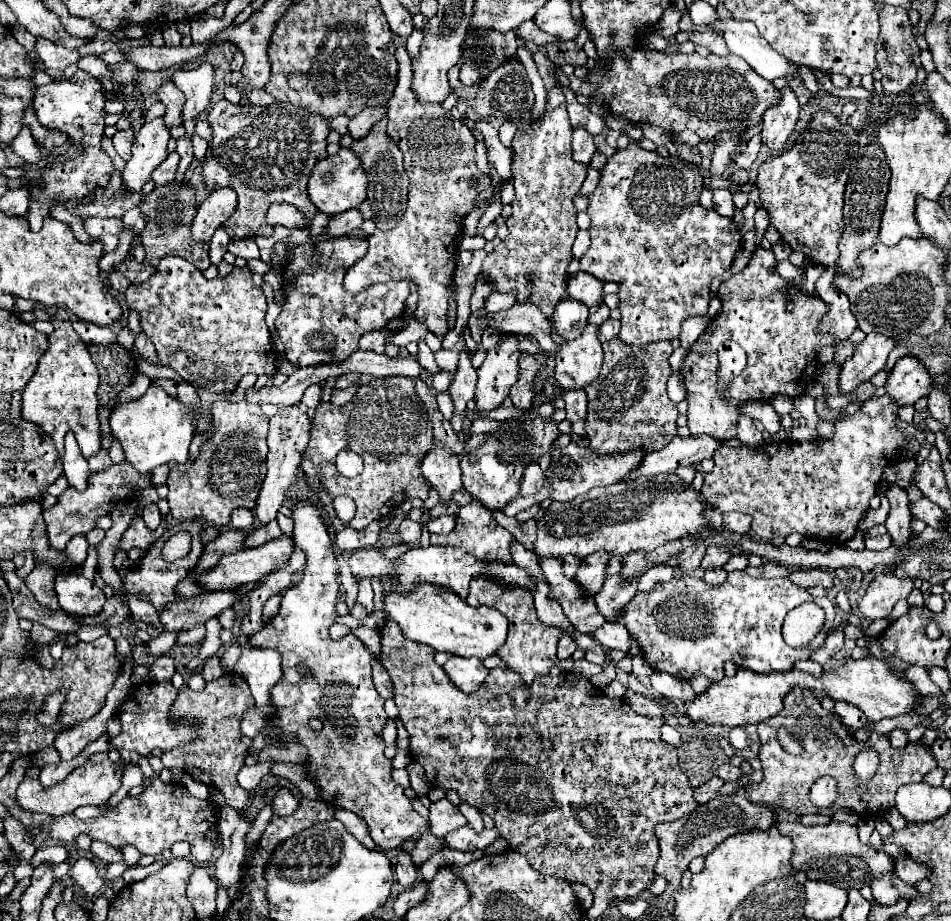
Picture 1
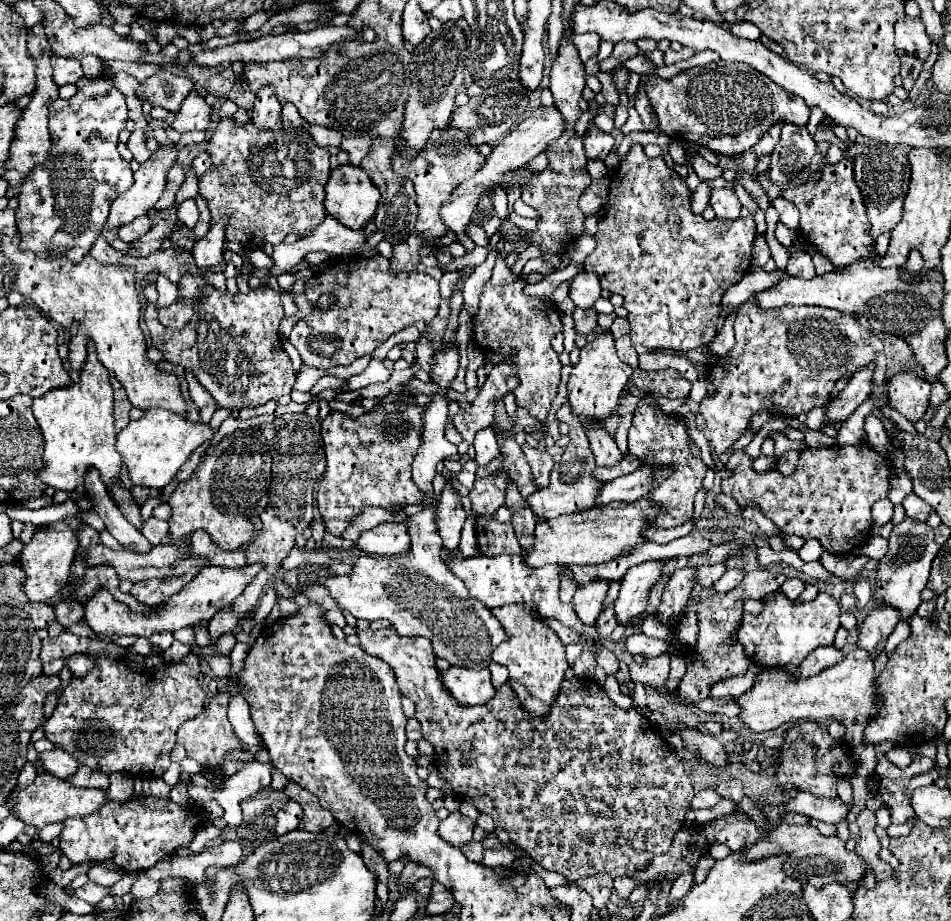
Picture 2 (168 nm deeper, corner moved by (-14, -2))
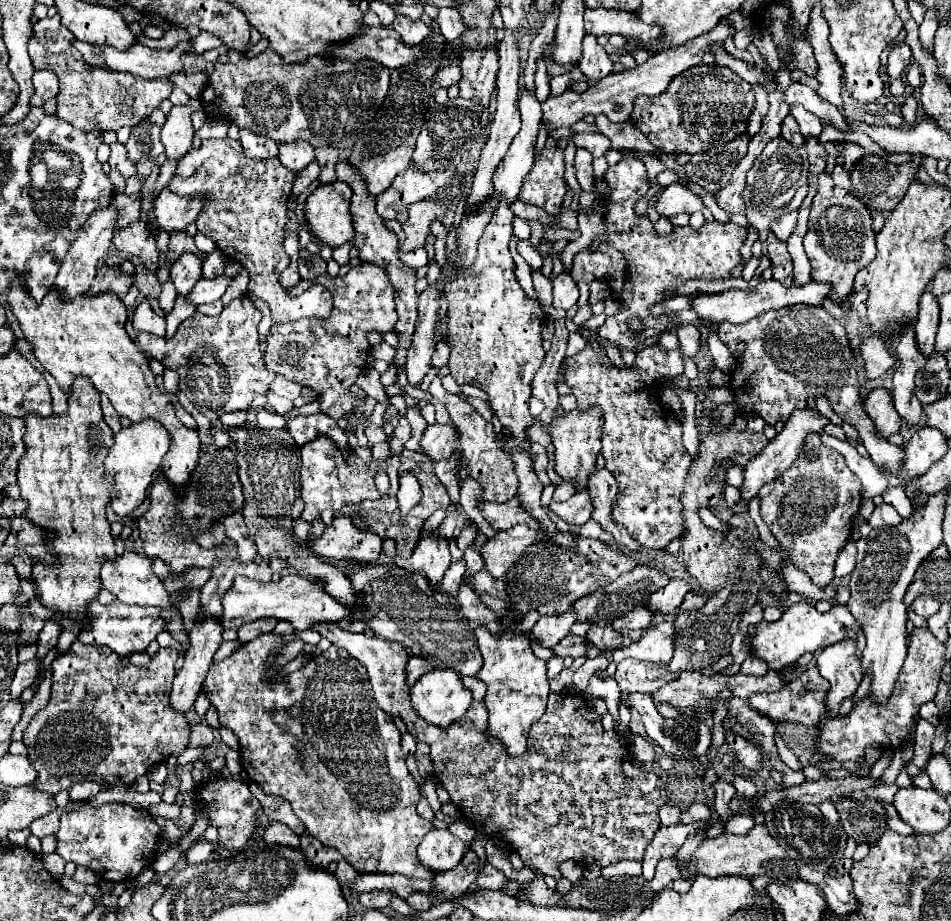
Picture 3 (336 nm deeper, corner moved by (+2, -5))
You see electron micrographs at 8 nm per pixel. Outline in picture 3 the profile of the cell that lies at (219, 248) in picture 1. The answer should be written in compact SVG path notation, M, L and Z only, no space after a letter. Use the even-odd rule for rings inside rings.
M216 249L216 251L210 253L208 259L204 261L204 265L202 265L202 277L204 277L204 279L214 279L214 277L218 277L218 275L222 275L222 273L224 273L224 257L222 257L222 253Z

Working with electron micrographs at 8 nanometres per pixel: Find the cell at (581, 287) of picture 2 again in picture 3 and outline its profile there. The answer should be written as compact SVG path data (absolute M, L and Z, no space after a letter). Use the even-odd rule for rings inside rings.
M560 273L552 281L554 287L554 307L556 309L570 309L578 301L578 287L570 273Z

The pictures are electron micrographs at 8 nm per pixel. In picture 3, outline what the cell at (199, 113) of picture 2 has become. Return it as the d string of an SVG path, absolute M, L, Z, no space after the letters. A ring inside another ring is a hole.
M190 99L188 105L178 105L172 107L172 111L168 113L168 119L162 127L162 143L164 143L164 153L166 159L182 159L190 149L192 149L192 137L194 137L194 129L192 129L192 121L190 115L194 111L200 109L200 101Z

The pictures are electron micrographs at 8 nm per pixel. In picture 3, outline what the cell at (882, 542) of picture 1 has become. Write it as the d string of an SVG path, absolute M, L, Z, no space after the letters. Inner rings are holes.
M848 543L840 557L836 559L836 577L850 575L856 565L856 543Z

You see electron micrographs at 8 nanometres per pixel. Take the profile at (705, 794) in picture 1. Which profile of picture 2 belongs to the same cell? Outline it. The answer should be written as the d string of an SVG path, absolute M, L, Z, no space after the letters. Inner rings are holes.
M700 790L696 792L696 796L690 802L690 808L712 808L720 802L720 794L716 794L716 790Z

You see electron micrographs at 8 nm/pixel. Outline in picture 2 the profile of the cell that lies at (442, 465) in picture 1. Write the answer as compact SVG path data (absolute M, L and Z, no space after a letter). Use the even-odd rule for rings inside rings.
M448 482L444 492L442 492L442 500L438 504L438 510L436 510L438 534L442 536L444 548L448 552L456 552L464 520L466 520L466 510L462 506L460 494L452 486L452 482Z

